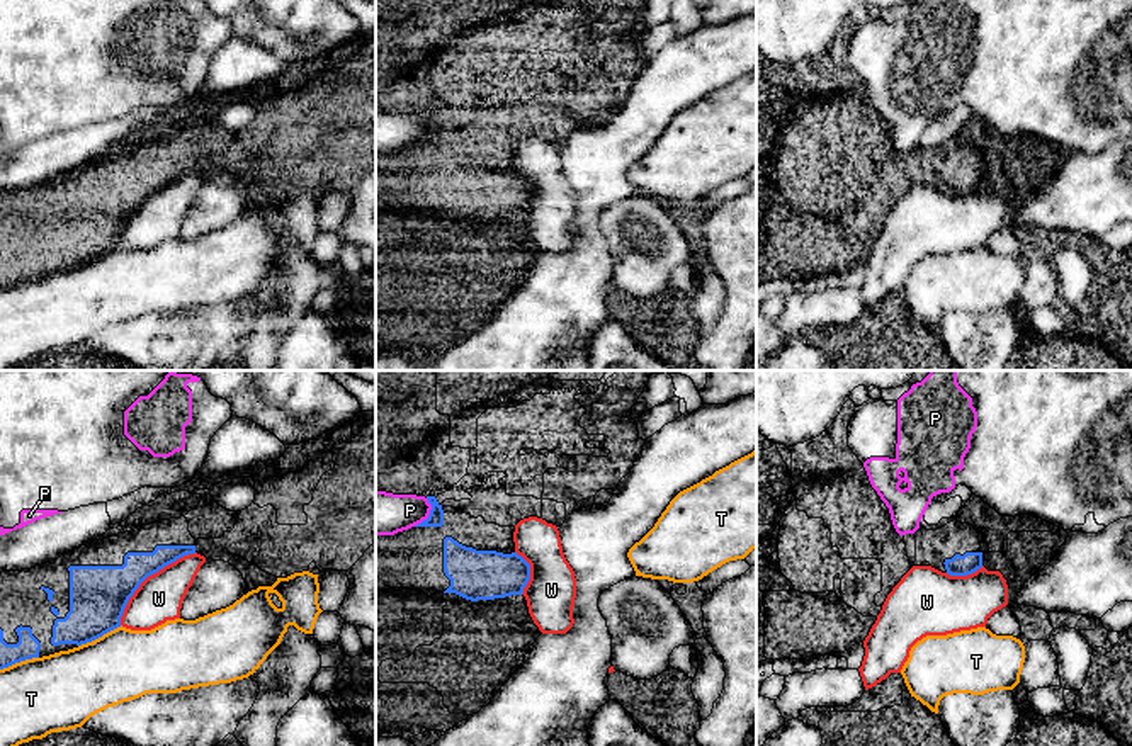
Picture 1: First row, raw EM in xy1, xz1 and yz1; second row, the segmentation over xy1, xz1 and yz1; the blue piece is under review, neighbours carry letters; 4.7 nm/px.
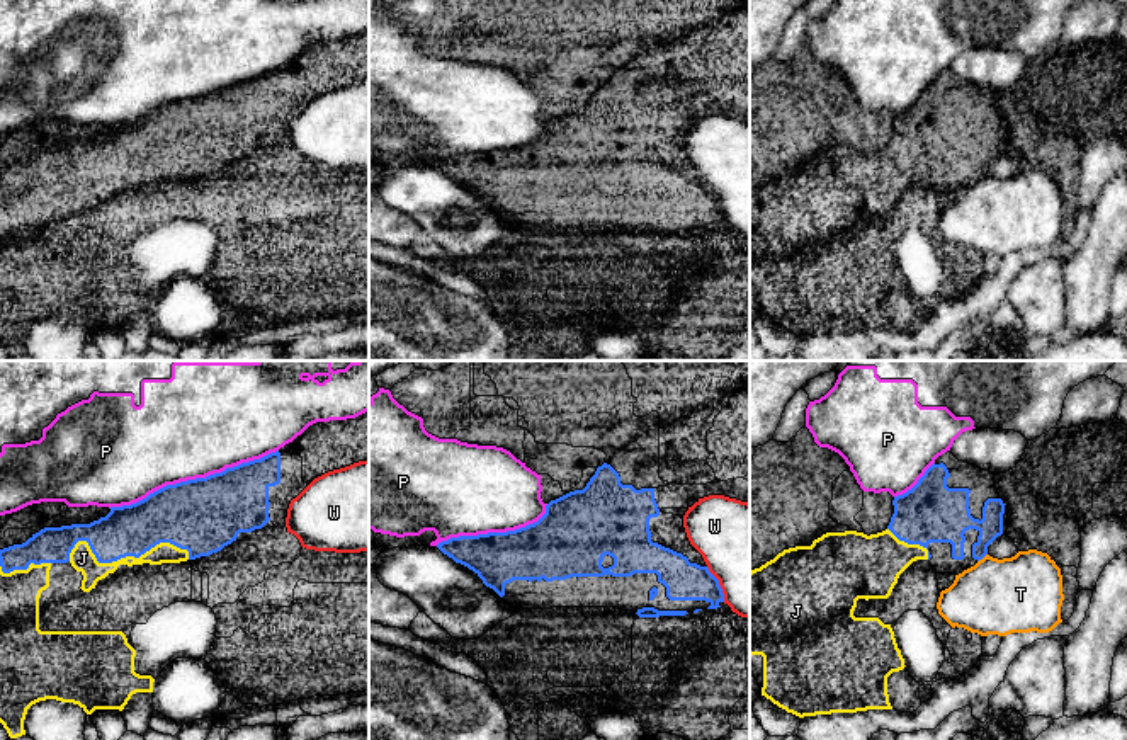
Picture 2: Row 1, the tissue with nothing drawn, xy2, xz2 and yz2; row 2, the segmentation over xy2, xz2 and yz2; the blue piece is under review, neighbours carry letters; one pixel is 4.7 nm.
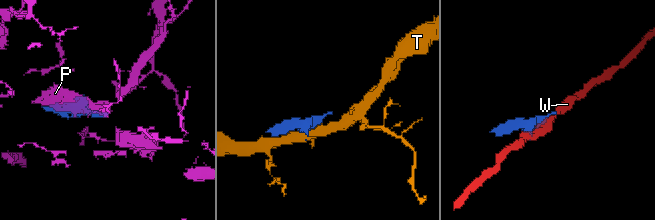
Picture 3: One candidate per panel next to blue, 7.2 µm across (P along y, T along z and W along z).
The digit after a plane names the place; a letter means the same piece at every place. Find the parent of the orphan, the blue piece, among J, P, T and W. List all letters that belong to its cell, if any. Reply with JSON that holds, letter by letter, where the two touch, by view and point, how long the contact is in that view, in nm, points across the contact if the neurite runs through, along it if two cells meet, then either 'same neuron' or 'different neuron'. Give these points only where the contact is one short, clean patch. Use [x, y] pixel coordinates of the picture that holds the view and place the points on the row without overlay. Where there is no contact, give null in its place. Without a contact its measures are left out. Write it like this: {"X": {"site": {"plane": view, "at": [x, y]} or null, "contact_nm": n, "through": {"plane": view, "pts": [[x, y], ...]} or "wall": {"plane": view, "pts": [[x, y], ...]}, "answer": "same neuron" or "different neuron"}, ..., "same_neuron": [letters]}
{"J": {"site": {"plane": "xy2", "at": [128, 174]}, "contact_nm": 600, "answer": "same neuron"}, "P": {"site": {"plane": "xy2", "at": [192, 99]}, "contact_nm": 850, "answer": "different neuron"}, "T": {"site": {"plane": "xy1", "at": [99, 255]}, "contact_nm": 220, "answer": "different neuron"}, "W": {"site": {"plane": "xy1", "at": [148, 194]}, "contact_nm": 500, "answer": "different neuron"}, "same_neuron": ["J"]}

